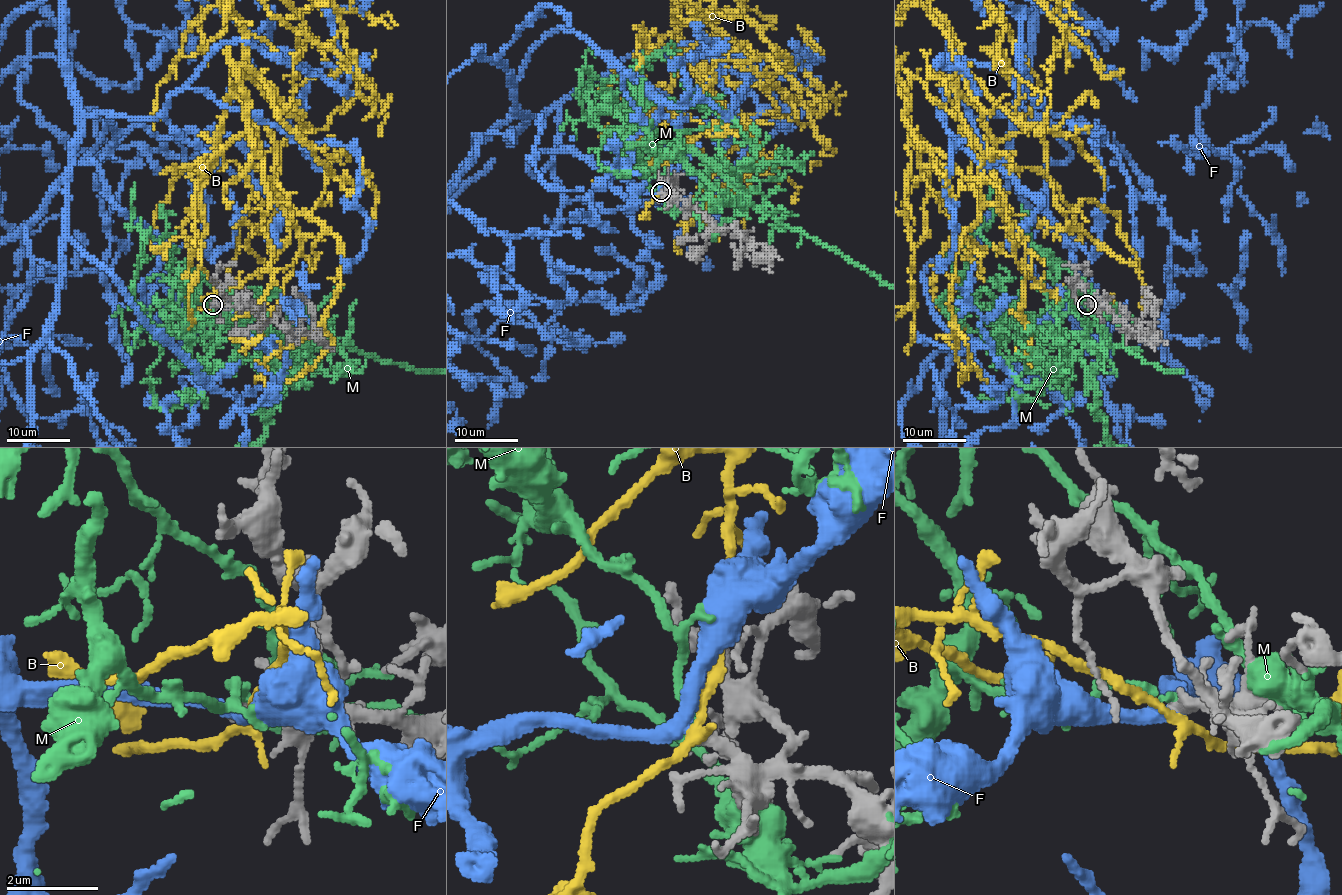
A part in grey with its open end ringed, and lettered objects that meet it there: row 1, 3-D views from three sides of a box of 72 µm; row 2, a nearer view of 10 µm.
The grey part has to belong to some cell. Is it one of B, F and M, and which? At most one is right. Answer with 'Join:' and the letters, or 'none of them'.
Join: none of them

